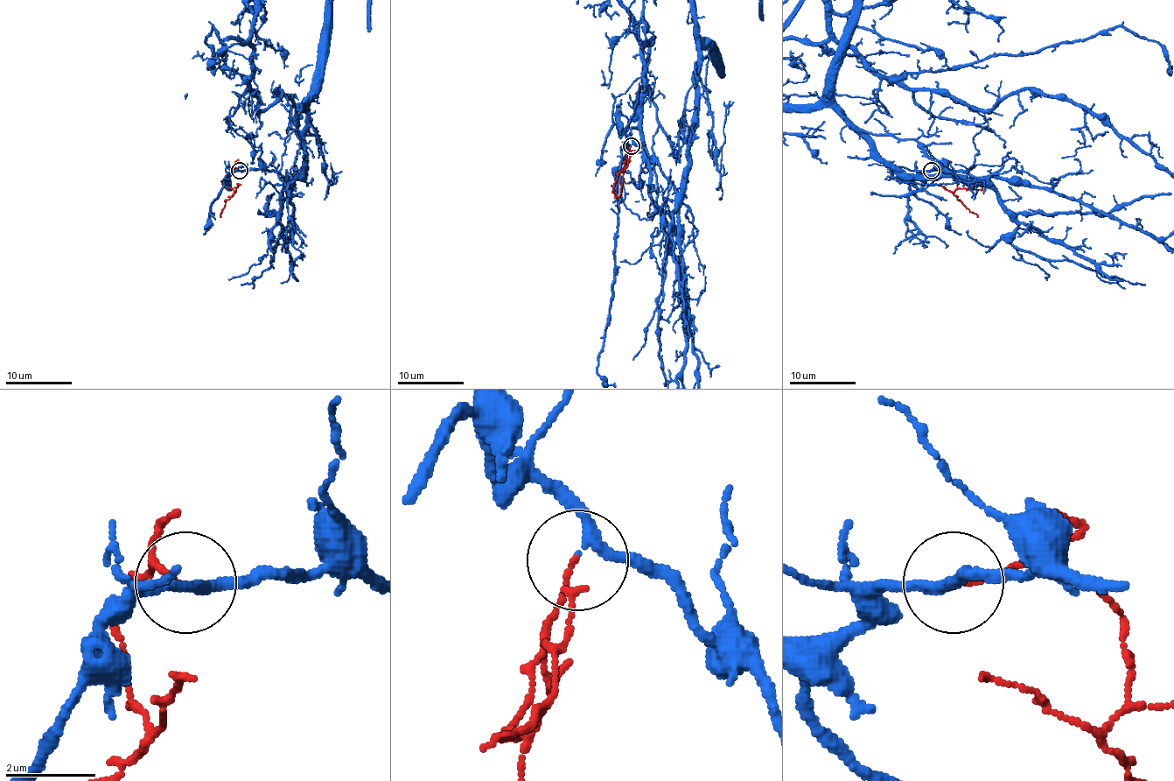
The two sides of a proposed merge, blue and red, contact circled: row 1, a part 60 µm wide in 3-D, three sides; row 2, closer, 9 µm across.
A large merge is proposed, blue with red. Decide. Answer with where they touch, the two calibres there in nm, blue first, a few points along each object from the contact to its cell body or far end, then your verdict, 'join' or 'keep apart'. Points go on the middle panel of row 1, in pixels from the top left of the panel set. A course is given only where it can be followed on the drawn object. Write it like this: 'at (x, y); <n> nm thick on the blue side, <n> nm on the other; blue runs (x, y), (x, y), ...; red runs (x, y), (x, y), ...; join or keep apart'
at (631, 145); 200 nm thick on the blue side, 100 nm on the other; red runs (631, 146), (620, 171), (625, 168), (618, 174), (612, 193); join

